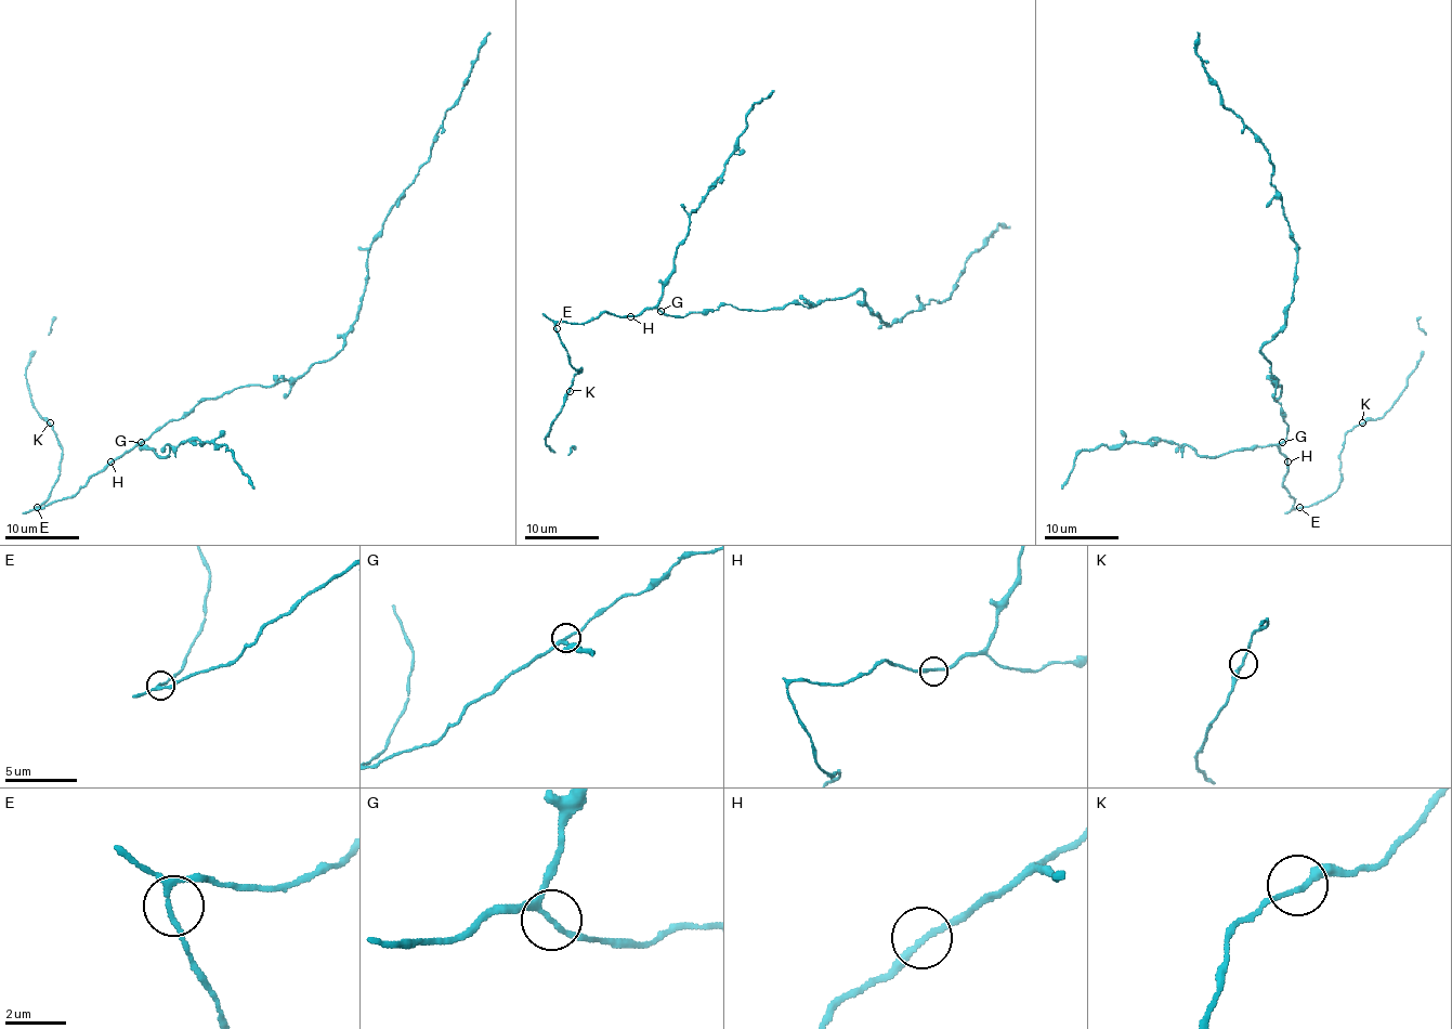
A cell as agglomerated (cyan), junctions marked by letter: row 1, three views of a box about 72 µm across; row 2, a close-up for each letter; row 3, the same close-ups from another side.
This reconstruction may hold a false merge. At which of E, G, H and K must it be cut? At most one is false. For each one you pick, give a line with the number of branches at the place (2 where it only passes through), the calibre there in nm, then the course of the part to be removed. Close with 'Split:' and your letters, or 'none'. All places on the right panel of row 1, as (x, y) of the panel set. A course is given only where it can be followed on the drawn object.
Split: none

